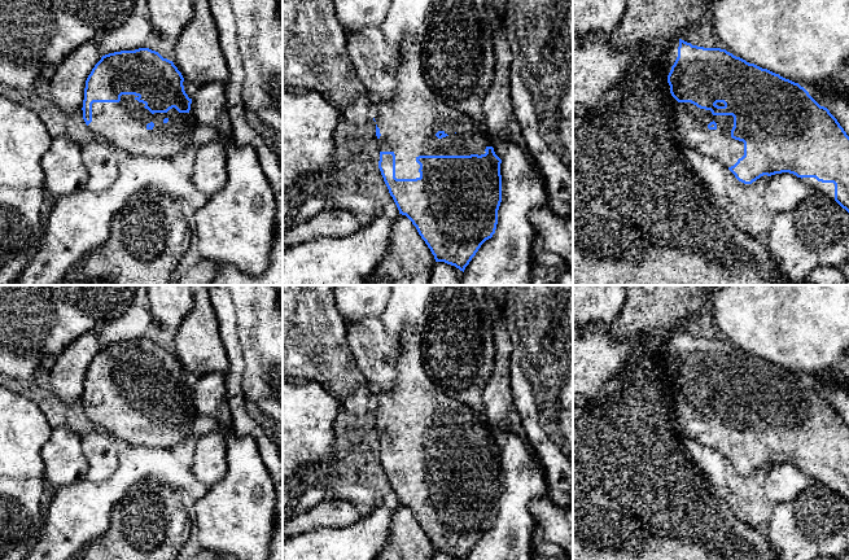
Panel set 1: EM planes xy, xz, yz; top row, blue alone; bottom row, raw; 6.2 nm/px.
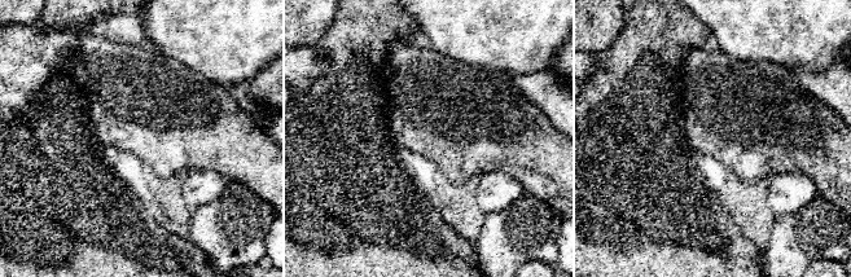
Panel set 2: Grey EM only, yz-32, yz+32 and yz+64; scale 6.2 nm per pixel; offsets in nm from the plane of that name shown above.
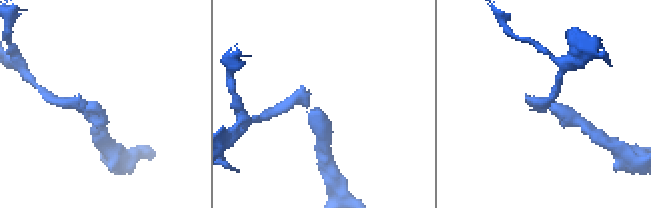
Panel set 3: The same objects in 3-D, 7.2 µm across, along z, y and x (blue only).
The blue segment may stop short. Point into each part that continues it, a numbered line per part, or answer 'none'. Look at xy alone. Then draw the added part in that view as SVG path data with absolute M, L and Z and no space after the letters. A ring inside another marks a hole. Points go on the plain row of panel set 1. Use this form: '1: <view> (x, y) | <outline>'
1: xy (123, 415) | M122 385L119 393L93 393L92 412L88 419L108 432L134 446L150 449L171 449L183 443L191 434L197 417L193 393L188 403L179 403L175 398L167 403L152 404L145 394L139 393L135 385Z

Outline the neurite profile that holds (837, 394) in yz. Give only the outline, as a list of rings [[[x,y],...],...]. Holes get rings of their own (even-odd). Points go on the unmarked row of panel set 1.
[[[836,368],[808,375],[823,384],[826,398],[849,426],[849,388],[837,380]]]

